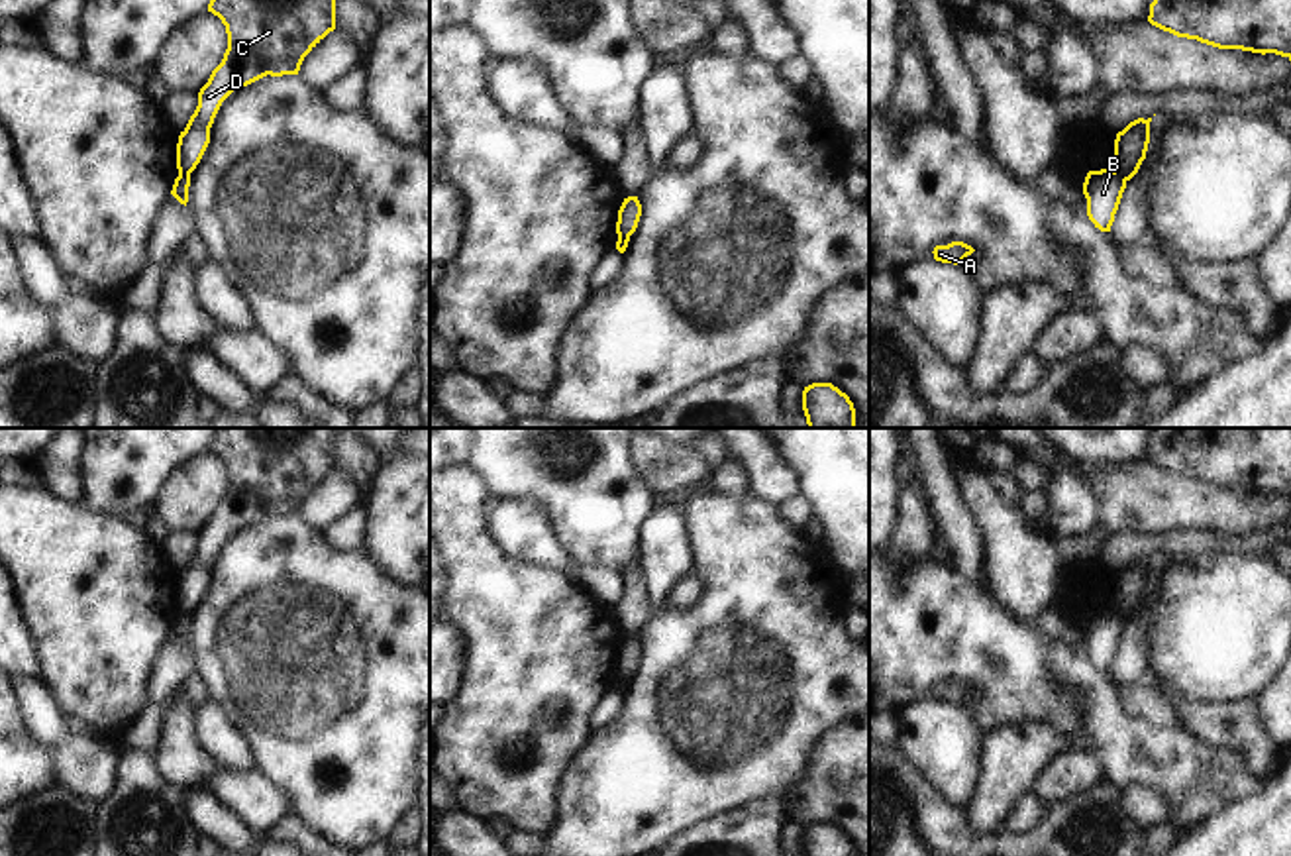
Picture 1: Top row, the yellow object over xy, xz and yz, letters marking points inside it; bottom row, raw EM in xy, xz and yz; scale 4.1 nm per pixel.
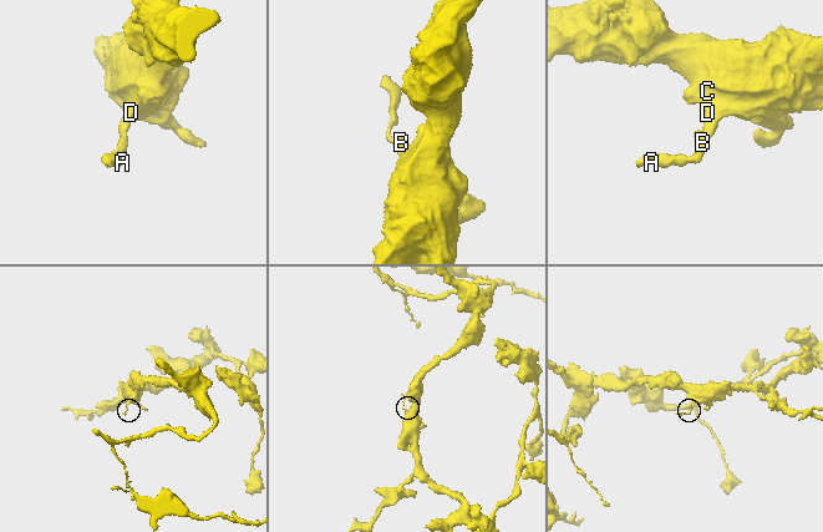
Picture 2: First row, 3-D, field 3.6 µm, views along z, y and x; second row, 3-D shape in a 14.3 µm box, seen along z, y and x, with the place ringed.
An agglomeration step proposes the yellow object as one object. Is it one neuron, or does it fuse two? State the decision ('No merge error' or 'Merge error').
Merge error

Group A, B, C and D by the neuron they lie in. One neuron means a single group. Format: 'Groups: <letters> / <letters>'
Groups: A B / C D

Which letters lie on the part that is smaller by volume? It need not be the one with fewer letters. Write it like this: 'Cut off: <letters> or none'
Cut off: A, B

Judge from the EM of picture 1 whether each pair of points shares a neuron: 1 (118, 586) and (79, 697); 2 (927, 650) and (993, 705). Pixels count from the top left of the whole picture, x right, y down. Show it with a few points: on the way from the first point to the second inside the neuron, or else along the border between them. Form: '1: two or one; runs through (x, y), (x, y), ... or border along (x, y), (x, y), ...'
1: one; runs through (99, 613), (97, 656), (91, 670)
2: one; runs through (946, 650), (952, 650), (987, 686)

